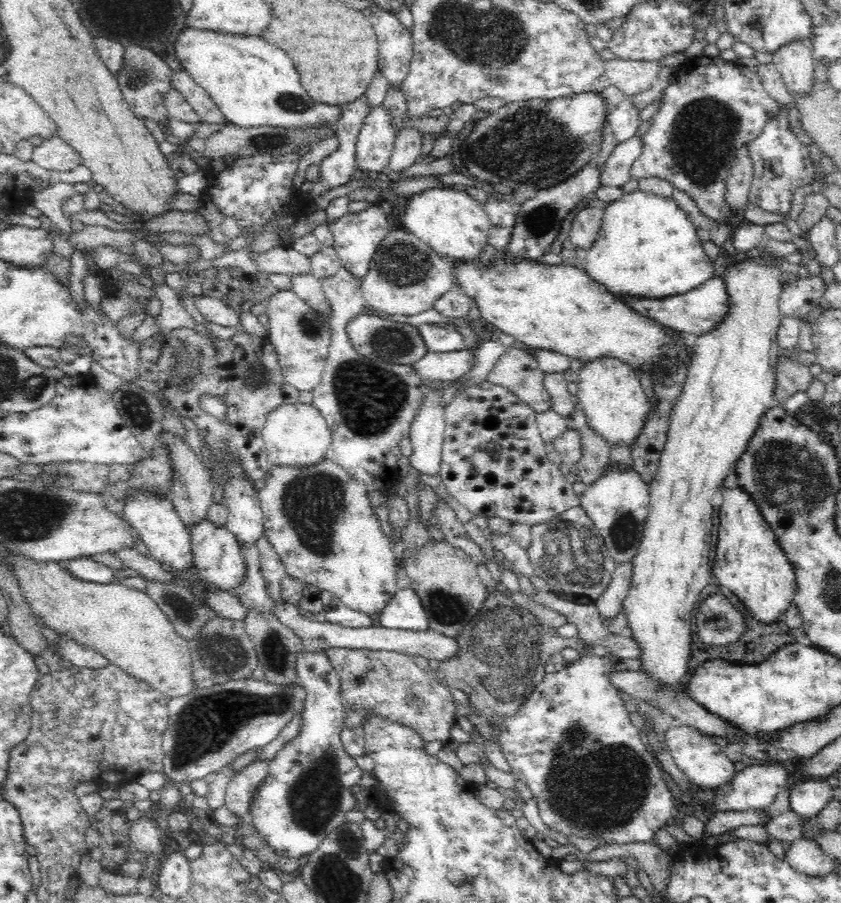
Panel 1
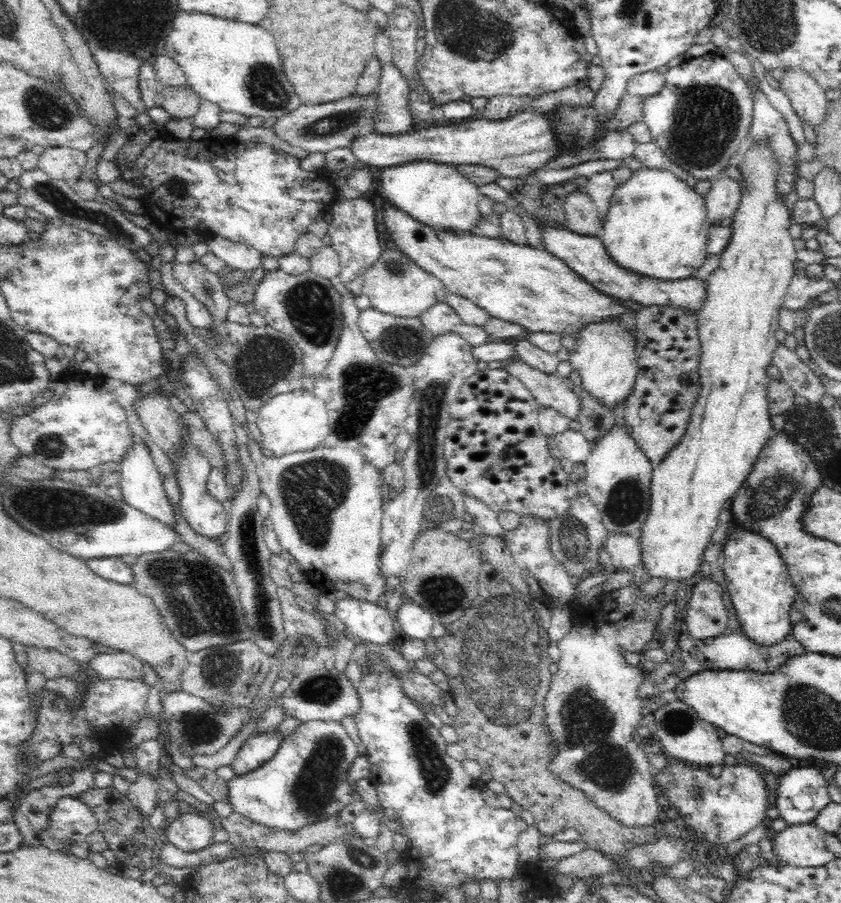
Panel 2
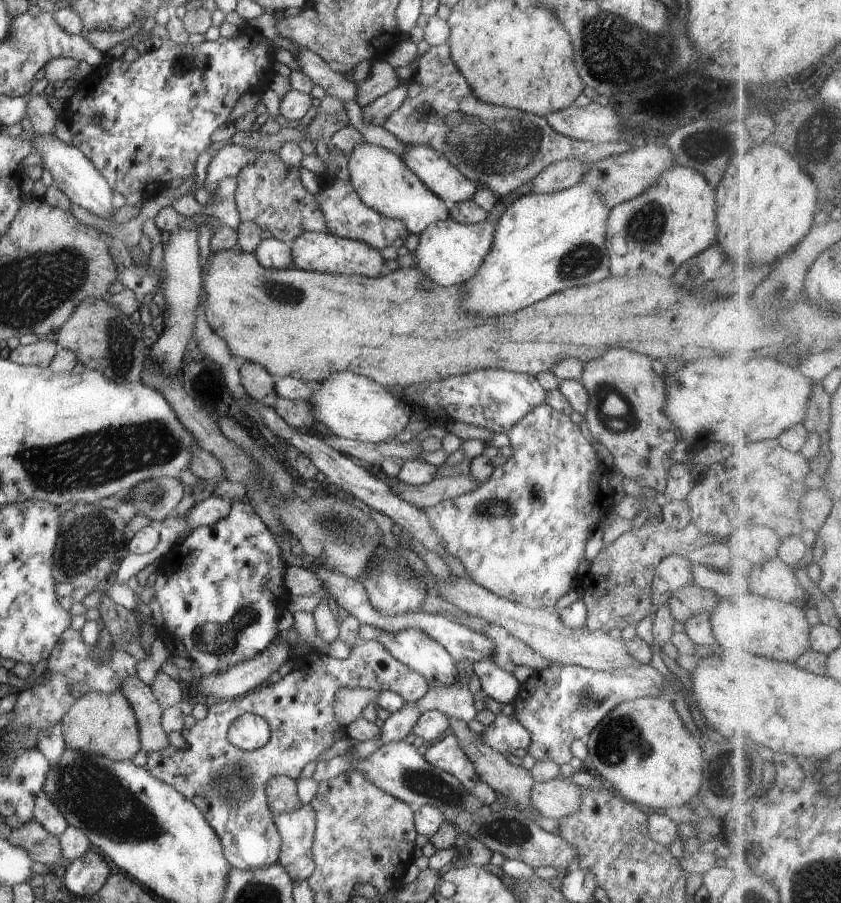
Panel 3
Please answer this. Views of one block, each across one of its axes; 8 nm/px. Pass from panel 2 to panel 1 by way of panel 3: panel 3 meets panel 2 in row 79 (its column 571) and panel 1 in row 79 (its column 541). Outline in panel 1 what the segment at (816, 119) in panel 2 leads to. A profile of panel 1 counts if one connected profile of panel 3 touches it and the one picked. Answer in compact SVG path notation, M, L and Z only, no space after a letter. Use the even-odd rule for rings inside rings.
M808 39L791 40L773 52L775 64L790 93L807 95L816 81L814 78L814 57Z

